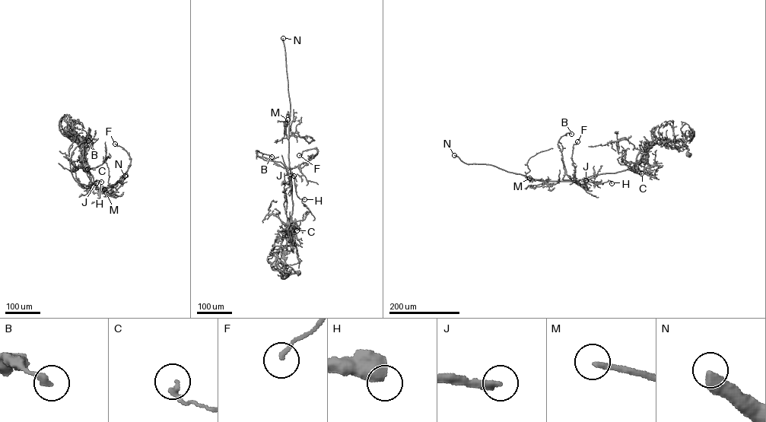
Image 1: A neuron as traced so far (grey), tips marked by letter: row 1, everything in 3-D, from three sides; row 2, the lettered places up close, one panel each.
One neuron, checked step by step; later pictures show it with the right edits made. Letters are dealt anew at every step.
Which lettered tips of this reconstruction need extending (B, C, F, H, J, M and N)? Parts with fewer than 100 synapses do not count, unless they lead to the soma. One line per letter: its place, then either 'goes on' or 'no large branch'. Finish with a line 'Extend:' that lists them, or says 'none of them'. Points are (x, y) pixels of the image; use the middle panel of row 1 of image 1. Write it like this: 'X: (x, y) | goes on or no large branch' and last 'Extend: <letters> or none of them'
B: (271, 157) | no large branch
C: (297, 230) | no large branch
F: (299, 155) | no large branch
H: (304, 199) | no large branch
J: (294, 176) | goes on
M: (287, 119) | goes on
N: (283, 38) | goes on
Extend: J, M, N

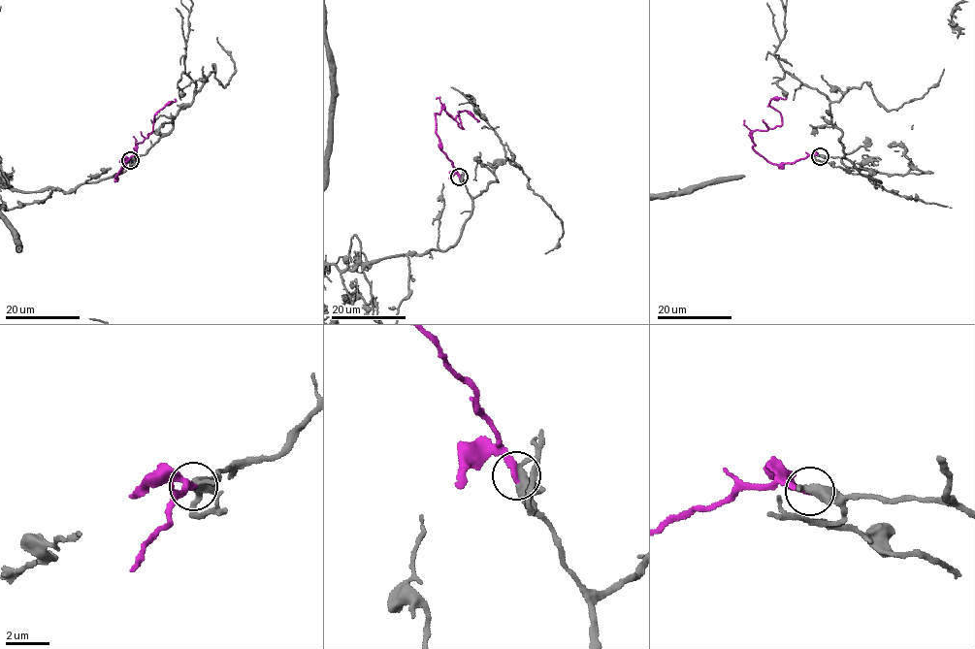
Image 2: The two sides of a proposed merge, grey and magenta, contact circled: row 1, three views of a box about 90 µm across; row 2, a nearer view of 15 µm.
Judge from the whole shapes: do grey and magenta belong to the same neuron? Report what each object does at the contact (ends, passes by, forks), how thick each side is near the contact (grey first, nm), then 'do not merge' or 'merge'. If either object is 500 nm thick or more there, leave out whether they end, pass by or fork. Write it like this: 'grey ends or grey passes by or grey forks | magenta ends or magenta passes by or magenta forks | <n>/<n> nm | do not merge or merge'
grey passes by | magenta ends | 440/260 nm | merge

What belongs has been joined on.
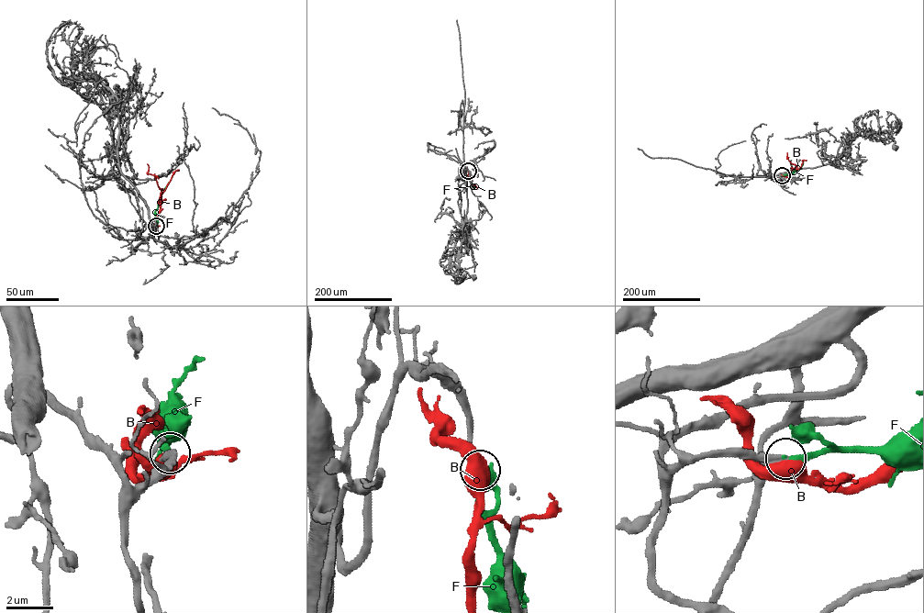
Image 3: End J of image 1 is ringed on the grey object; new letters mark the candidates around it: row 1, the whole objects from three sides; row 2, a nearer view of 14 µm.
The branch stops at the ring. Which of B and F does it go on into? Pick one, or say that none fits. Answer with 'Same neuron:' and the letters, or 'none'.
Same neuron: F

